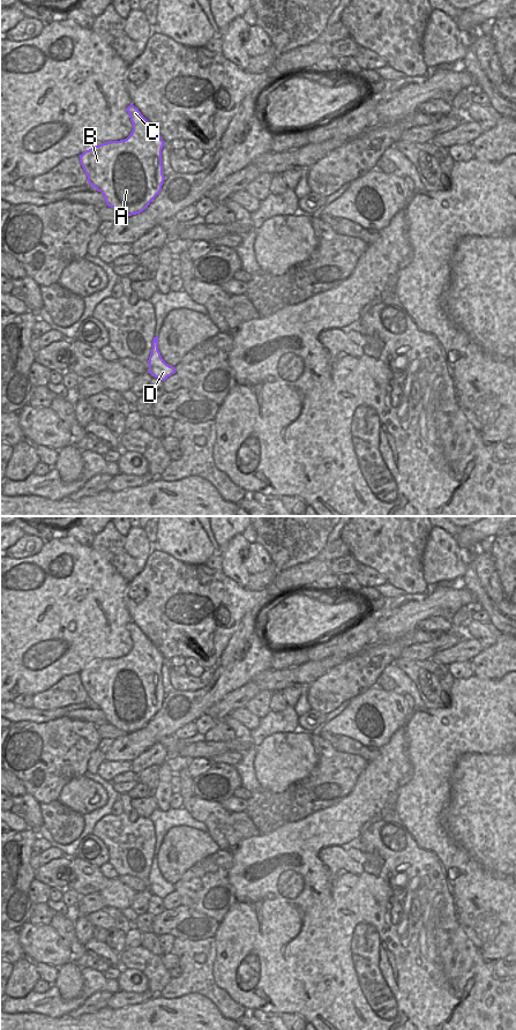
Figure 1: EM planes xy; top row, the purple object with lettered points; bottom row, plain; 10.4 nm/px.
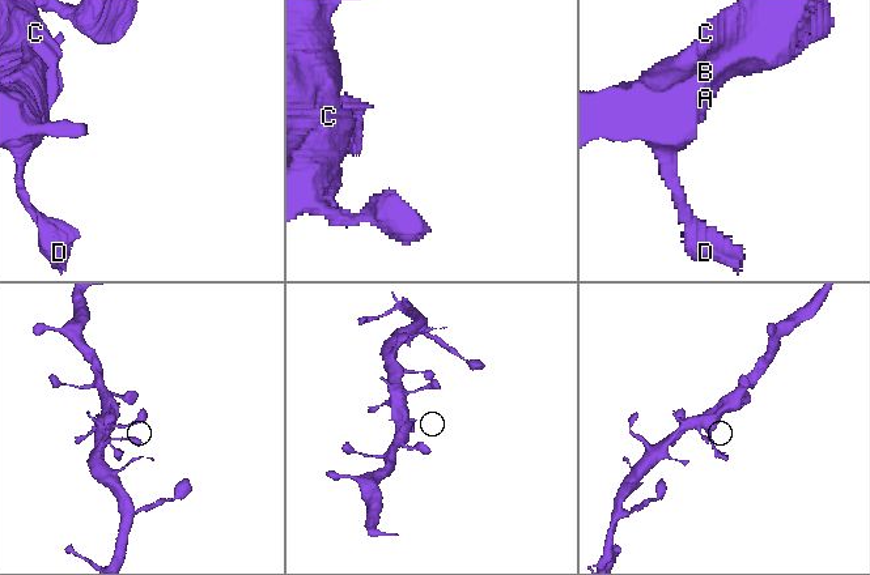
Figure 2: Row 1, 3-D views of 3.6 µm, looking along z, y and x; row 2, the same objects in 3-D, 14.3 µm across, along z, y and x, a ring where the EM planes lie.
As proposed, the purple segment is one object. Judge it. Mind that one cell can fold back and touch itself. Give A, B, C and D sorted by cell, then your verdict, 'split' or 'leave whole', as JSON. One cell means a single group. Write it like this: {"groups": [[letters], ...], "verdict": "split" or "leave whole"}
{"groups": [["A", "B", "C", "D"]], "verdict": "leave whole"}

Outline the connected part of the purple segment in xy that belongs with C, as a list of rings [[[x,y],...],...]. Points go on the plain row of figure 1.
[[[130,621],[126,628],[133,641],[133,648],[127,656],[94,663],[78,674],[89,702],[104,712],[109,724],[128,734],[147,726],[162,708],[165,697],[162,666],[165,659],[137,625]]]

